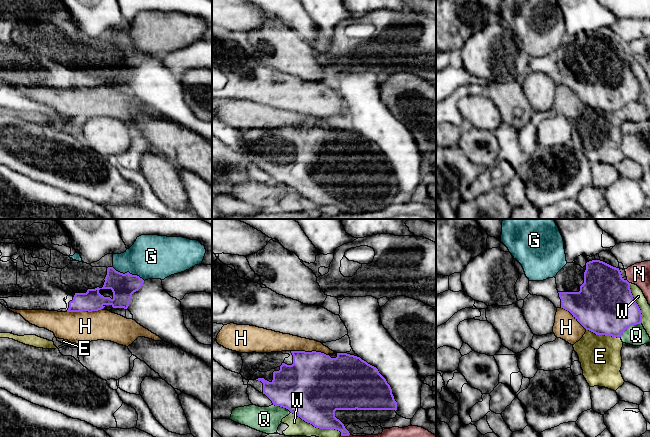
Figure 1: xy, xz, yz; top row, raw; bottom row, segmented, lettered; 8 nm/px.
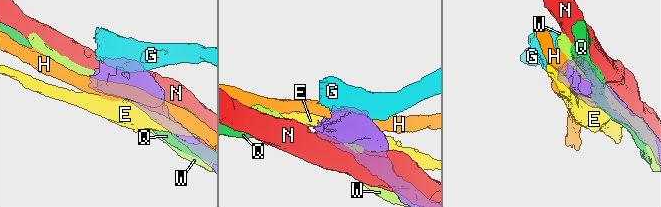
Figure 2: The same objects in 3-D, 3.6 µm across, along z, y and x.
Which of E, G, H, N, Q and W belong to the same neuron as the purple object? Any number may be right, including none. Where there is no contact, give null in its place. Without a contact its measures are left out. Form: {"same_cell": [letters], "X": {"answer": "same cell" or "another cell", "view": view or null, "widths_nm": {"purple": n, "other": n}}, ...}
{"same_cell": [], "E": {"answer": "another cell", "view": "yz", "widths_nm": {"purple": 460, "other": 340}}, "G": {"answer": "another cell", "view": "xy", "widths_nm": {"purple": 190, "other": 360}}, "H": {"answer": "another cell", "view": "xz", "widths_nm": {"purple": 480, "other": 150}}, "N": {"answer": "another cell", "view": "yz", "widths_nm": {"purple": 460, "other": 180}}, "Q": {"answer": "another cell", "view": "yz", "widths_nm": {"purple": 460, "other": 170}}, "W": {"answer": "another cell", "view": "xz", "widths_nm": {"purple": 420, "other": 140}}}

